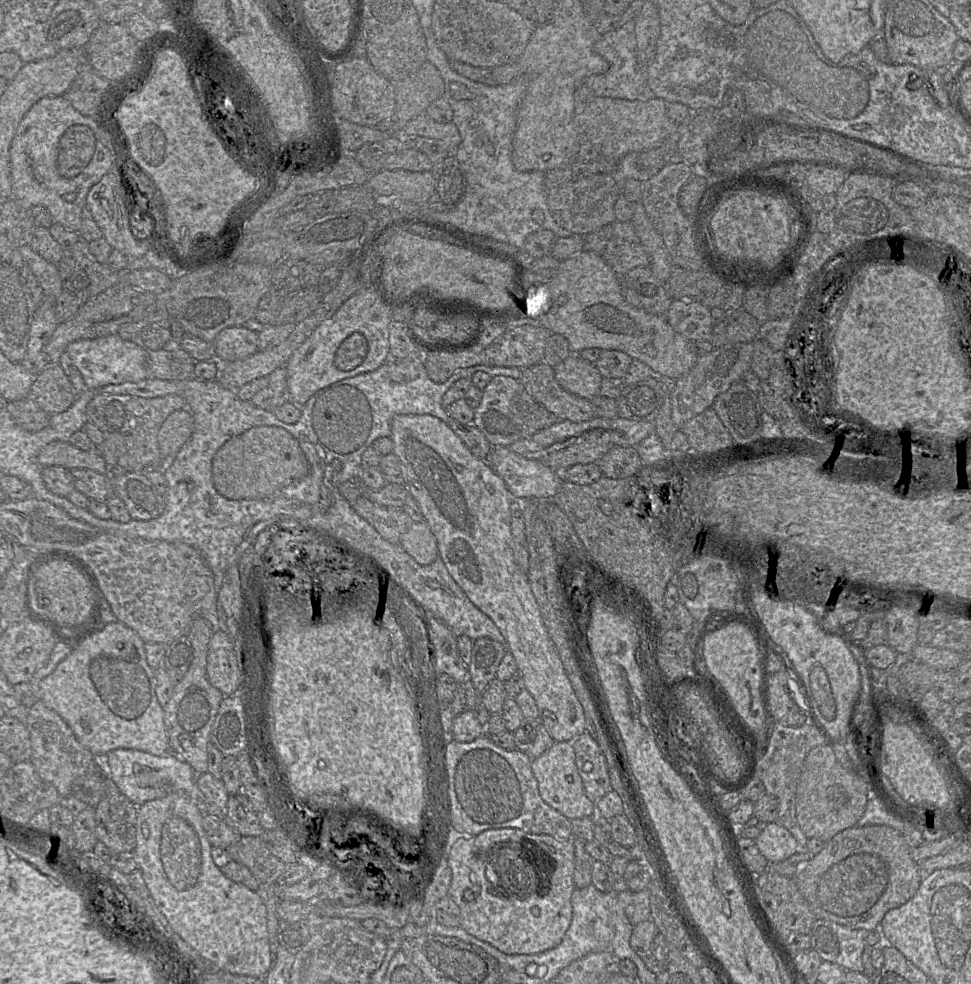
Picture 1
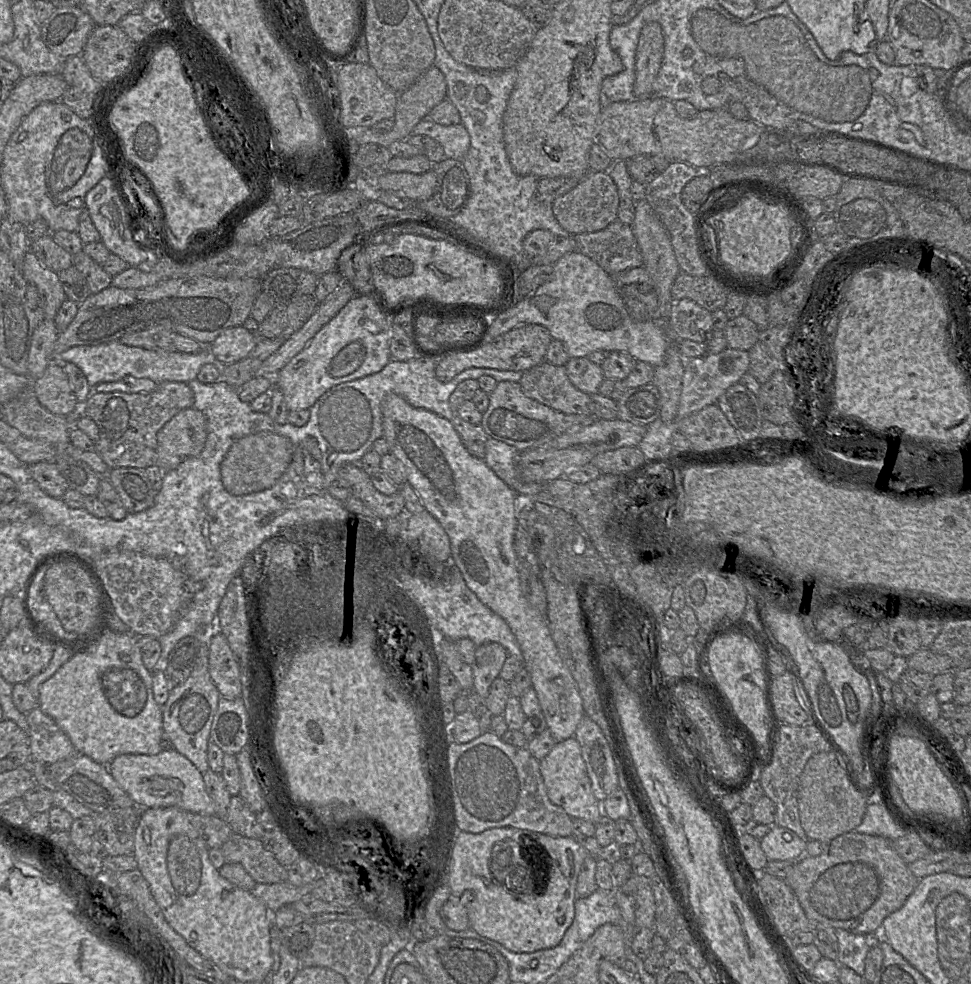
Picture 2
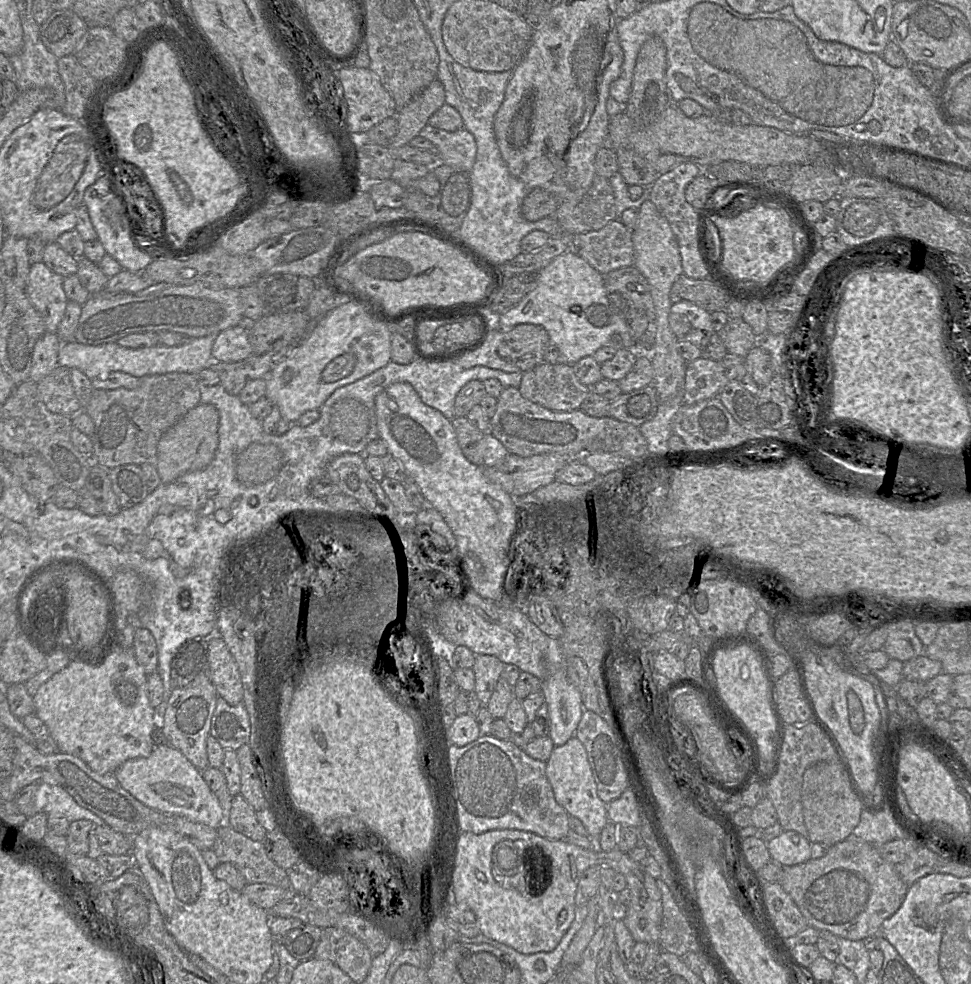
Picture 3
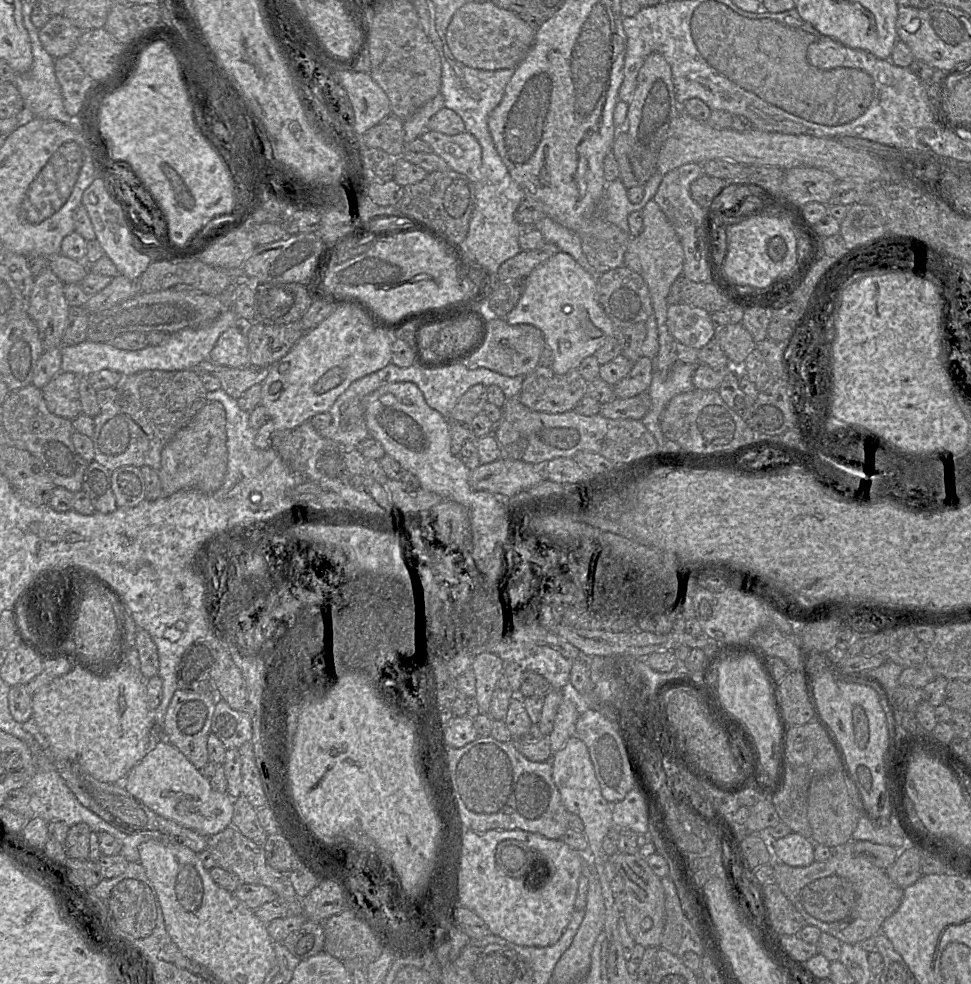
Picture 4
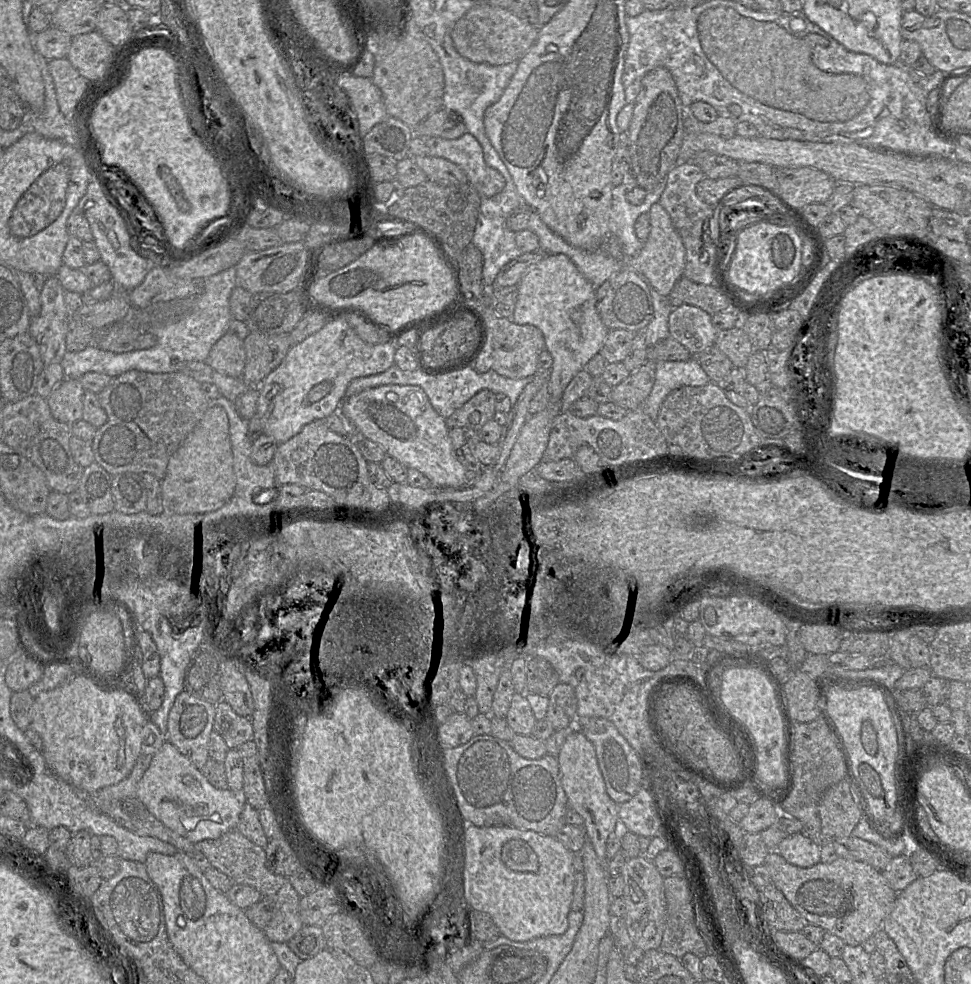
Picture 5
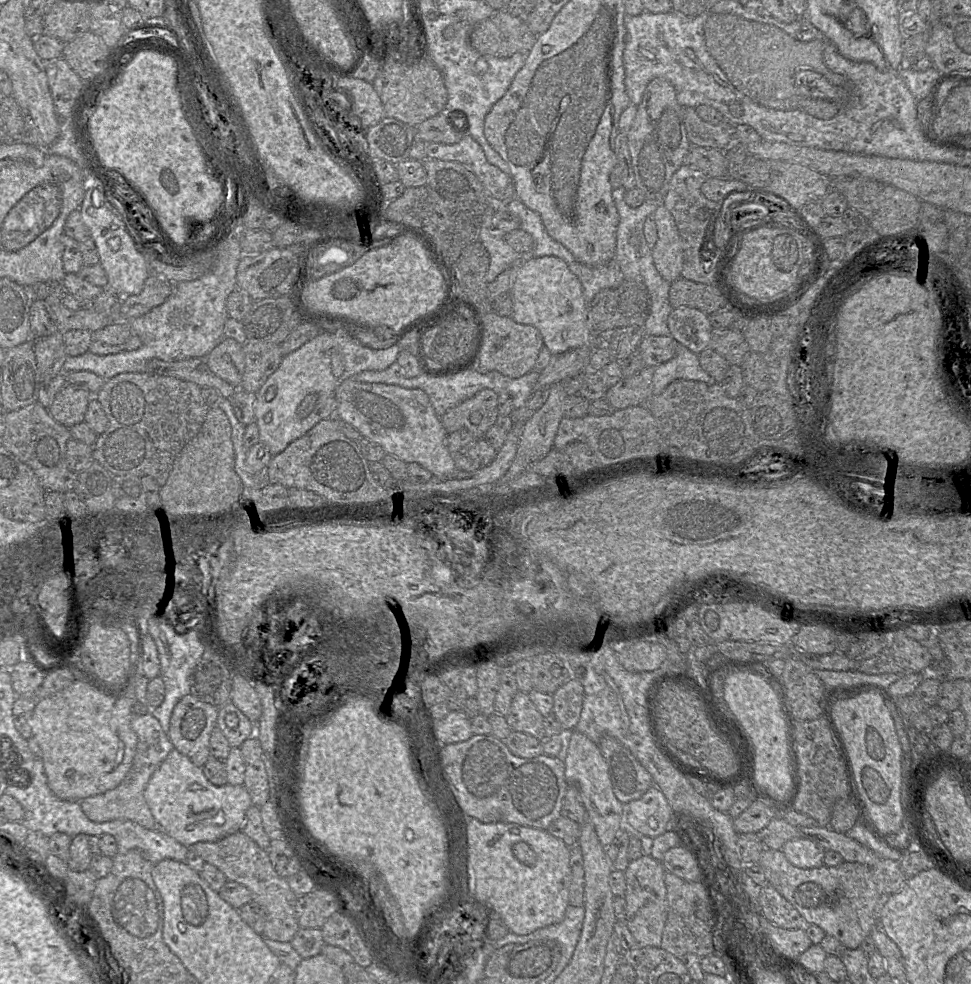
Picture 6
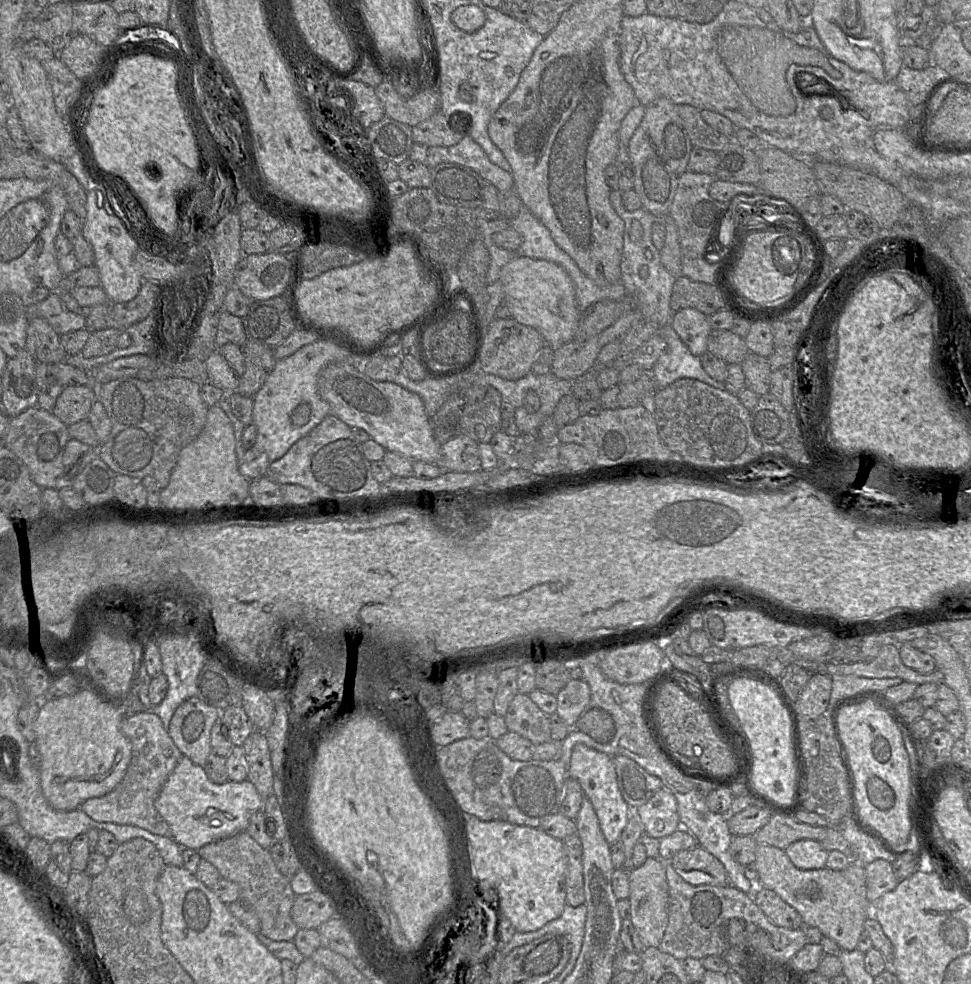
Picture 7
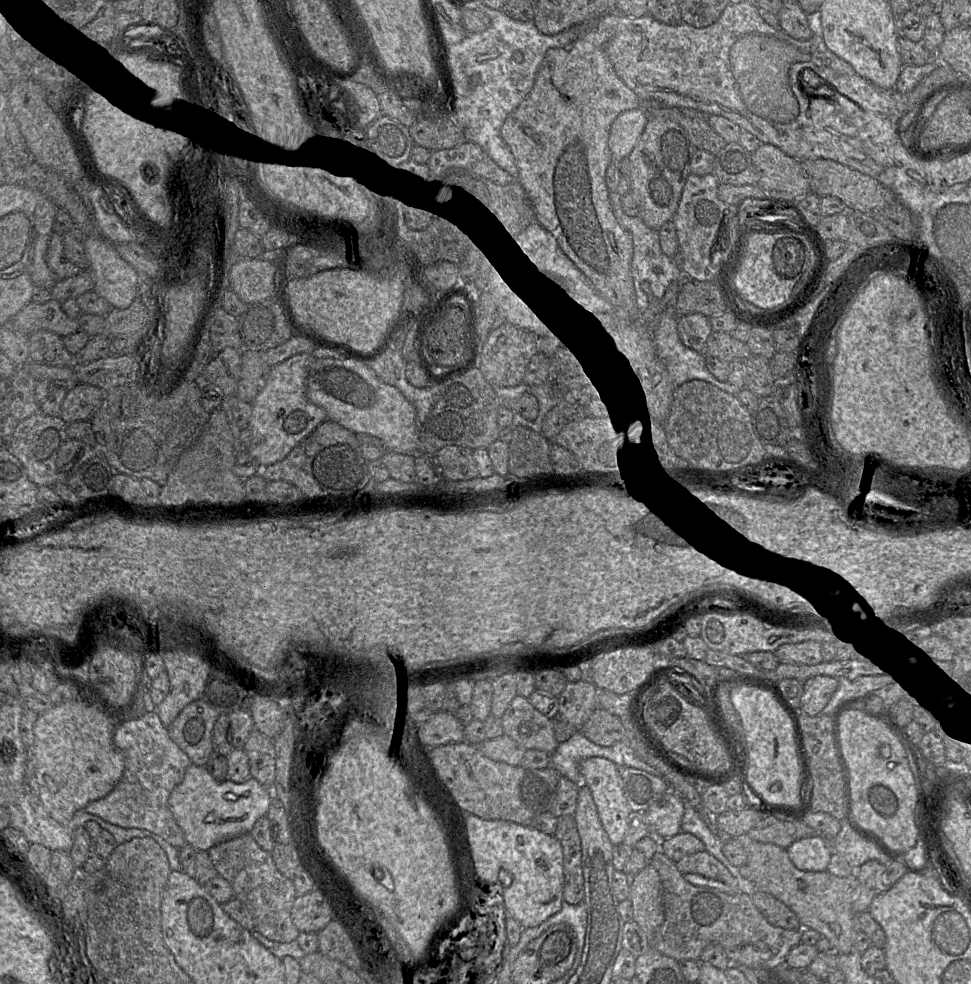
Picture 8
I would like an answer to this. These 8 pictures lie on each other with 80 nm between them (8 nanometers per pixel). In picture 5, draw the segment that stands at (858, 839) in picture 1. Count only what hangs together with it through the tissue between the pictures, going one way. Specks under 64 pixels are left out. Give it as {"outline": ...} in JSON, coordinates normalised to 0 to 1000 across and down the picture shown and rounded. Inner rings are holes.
{"outline":[[[794,864],[787,879],[793,886],[794,897],[805,907],[832,939],[846,942],[850,947],[864,952],[875,961],[886,960],[908,942],[925,908],[916,900],[907,885],[888,875],[863,871],[856,877],[843,876],[836,881],[825,882],[812,877],[799,864]]]}

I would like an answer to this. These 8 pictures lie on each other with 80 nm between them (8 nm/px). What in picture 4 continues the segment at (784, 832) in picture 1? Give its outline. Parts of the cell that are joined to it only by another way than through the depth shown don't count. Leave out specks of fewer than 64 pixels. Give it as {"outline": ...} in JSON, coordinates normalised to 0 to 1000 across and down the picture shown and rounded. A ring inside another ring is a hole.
{"outline":[[[815,846],[806,852],[792,855],[797,874],[815,881],[829,881],[837,877],[839,857]]]}

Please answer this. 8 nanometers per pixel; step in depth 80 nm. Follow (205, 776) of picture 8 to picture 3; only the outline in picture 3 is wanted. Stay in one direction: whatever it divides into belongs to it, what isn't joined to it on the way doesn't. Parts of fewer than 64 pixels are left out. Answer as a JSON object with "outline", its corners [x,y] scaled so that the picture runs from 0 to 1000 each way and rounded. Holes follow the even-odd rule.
{"outline":[[[167,755],[148,770],[129,773],[117,789],[124,798],[145,816],[159,823],[188,829],[197,834],[226,841],[232,836],[231,825],[205,784],[184,762]]]}

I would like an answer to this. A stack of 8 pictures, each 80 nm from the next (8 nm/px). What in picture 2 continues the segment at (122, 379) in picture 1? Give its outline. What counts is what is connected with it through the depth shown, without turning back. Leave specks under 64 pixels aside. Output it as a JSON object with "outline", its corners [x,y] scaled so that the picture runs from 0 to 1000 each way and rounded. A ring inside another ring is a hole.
{"outline":[[[114,347],[102,351],[75,352],[61,361],[59,369],[75,369],[88,381],[92,391],[97,394],[103,389],[118,388],[130,382],[152,384],[162,390],[169,387],[194,389],[203,385],[208,372],[217,368],[218,361],[214,354],[209,353],[202,359],[185,357],[151,356],[126,350],[124,347]]]}

